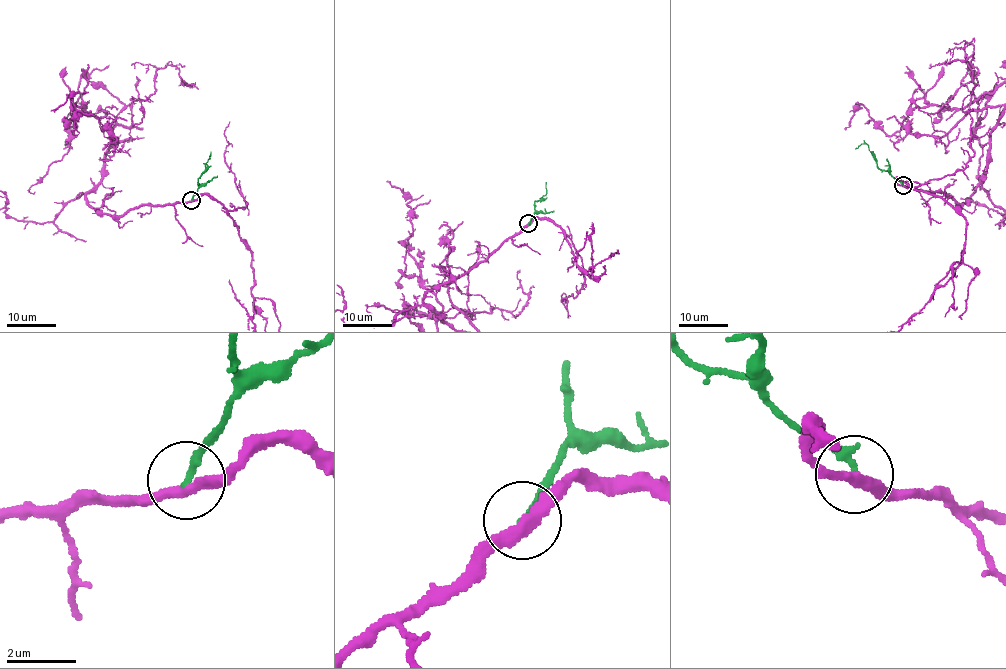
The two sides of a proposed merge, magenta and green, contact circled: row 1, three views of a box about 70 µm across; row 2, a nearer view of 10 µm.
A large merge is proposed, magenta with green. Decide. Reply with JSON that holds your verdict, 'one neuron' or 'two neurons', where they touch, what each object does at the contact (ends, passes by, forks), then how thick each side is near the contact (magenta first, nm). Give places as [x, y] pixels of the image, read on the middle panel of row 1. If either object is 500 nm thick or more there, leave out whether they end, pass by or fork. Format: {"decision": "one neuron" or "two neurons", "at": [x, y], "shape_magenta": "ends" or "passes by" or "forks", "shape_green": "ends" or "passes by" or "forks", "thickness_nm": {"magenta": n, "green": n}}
{"decision": "two neurons", "at": [528, 223], "shape_magenta": "passes by", "shape_green": "ends", "thickness_nm": {"magenta": 320, "green": 240}}

